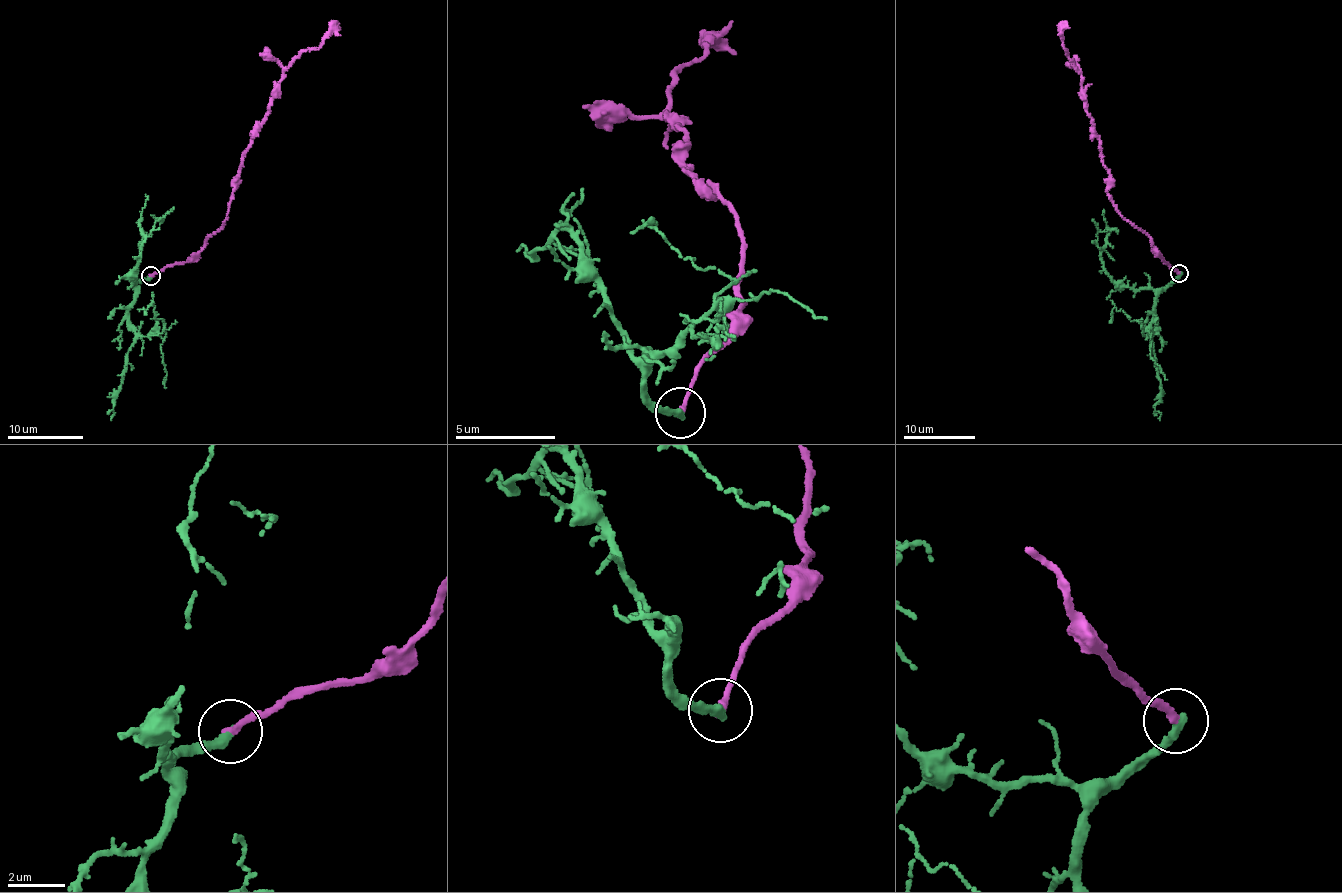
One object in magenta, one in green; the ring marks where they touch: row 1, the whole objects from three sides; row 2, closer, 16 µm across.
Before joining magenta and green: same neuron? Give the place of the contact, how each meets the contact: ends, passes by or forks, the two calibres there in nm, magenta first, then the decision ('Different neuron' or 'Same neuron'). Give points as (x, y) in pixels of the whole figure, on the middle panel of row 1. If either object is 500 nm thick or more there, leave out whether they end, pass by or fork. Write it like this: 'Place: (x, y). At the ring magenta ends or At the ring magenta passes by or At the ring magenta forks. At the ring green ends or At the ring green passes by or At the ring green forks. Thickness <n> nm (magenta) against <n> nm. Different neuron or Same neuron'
Place: (680, 413). At the ring magenta ends. At the ring green ends. Thickness 260 nm (magenta) against 360 nm. Different neuron

